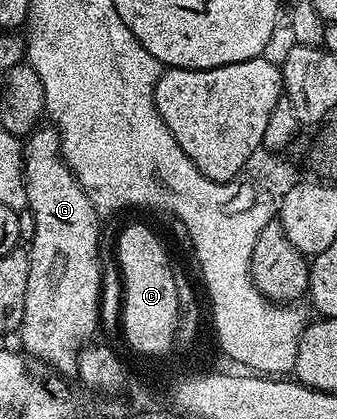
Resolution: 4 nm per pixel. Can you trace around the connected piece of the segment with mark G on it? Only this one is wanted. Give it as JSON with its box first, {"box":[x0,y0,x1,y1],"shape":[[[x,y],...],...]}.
{"box":[19,126,102,374],"shape":[[[41,126],[32,131],[28,134],[27,139],[23,144],[26,202],[28,204],[27,208],[32,211],[35,216],[35,238],[27,248],[29,253],[27,299],[25,305],[23,305],[23,322],[19,329],[19,337],[21,336],[22,344],[20,347],[23,349],[26,357],[34,358],[33,356],[38,356],[43,363],[50,364],[50,366],[57,371],[54,373],[65,374],[61,372],[70,372],[70,374],[73,374],[77,371],[77,355],[81,352],[81,349],[84,346],[88,345],[90,341],[94,339],[93,331],[98,331],[101,318],[102,261],[100,259],[97,260],[97,220],[99,221],[99,214],[95,210],[95,206],[91,206],[91,198],[87,198],[83,186],[79,186],[79,182],[75,178],[73,171],[65,164],[65,158],[61,155],[61,135],[58,134],[56,127],[48,127],[49,128],[43,128],[43,126]]]}

